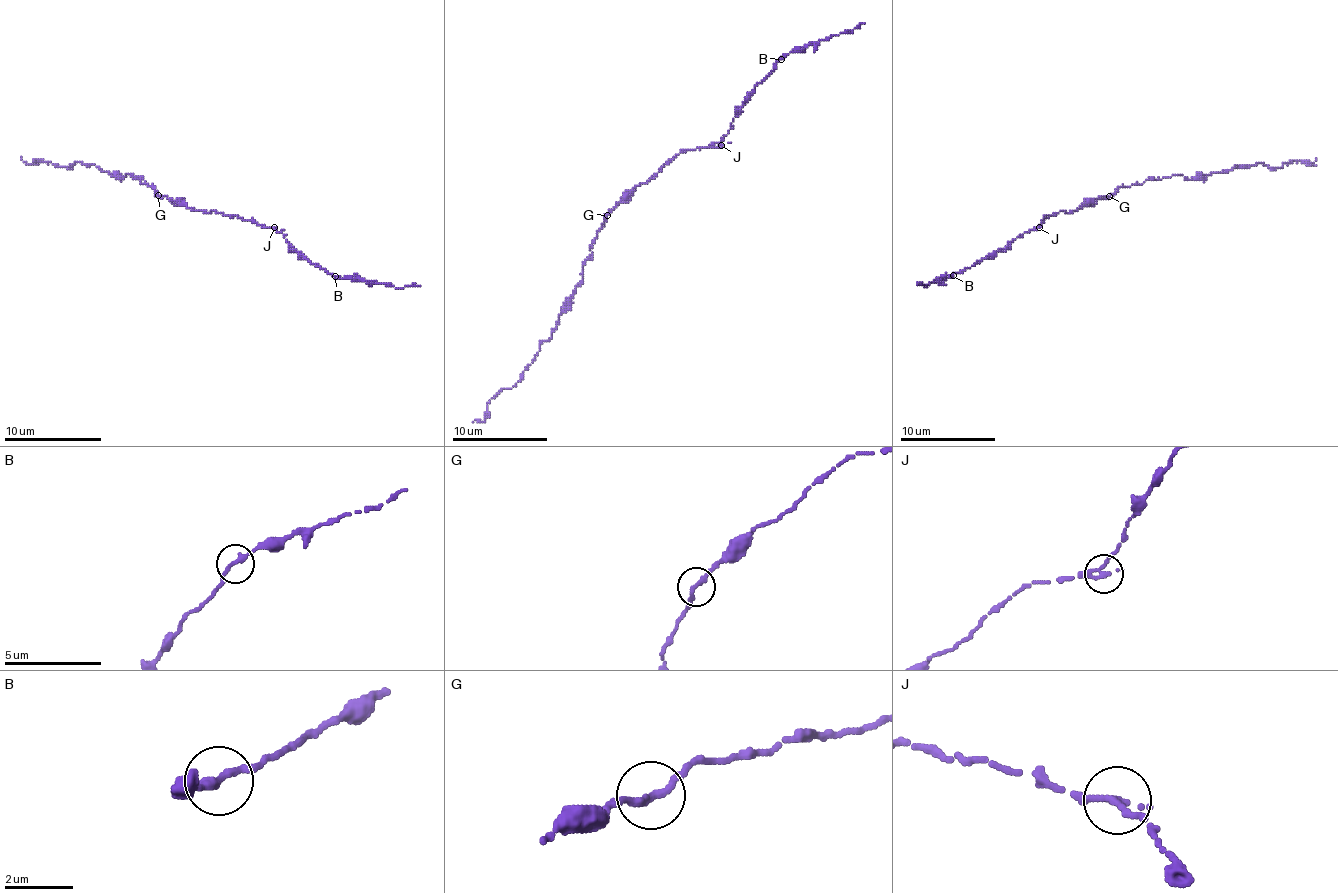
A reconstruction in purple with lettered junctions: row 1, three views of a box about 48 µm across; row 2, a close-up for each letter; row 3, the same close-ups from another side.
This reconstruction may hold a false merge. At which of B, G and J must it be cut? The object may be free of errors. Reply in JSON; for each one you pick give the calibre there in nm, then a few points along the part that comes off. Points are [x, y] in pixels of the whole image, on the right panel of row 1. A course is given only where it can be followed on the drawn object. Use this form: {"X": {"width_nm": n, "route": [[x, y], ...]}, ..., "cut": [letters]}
{"cut": []}

